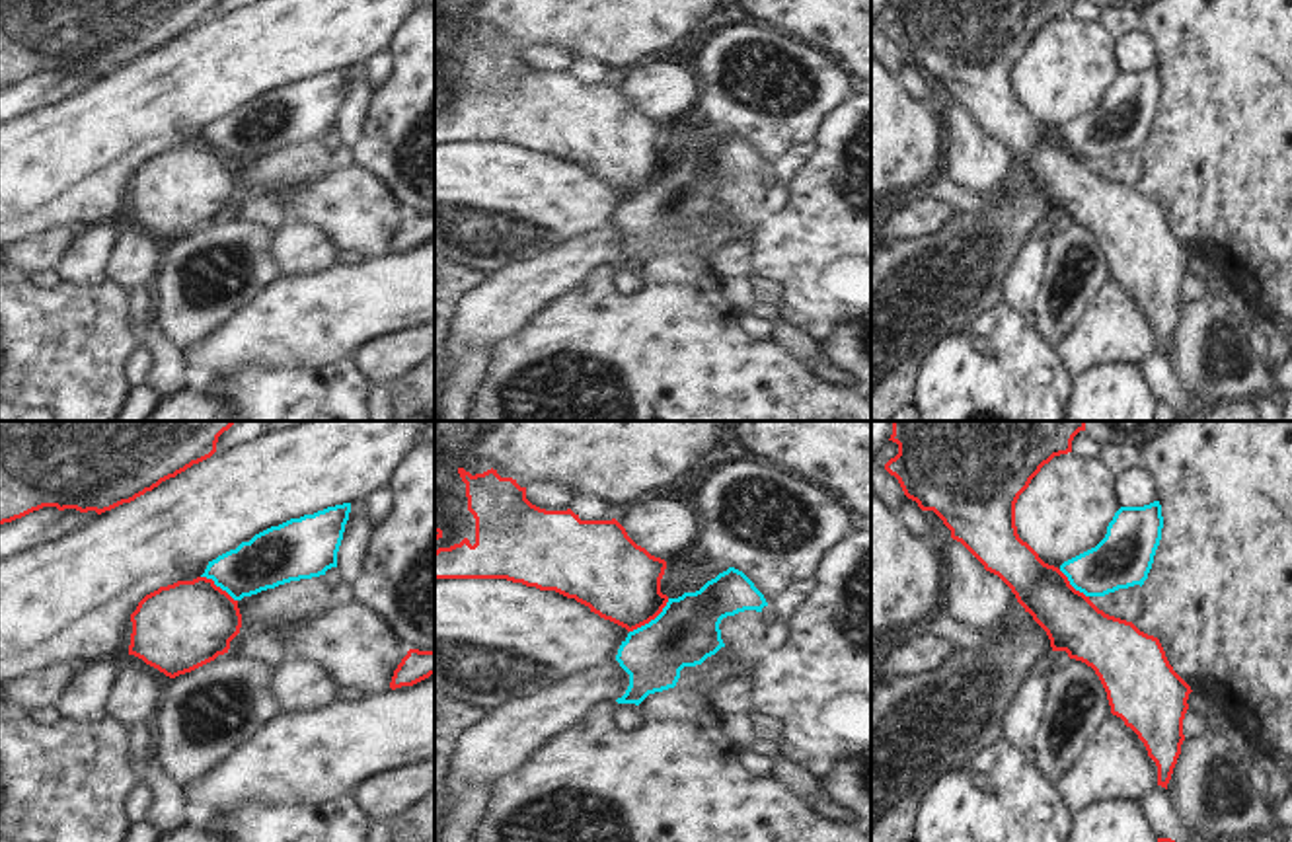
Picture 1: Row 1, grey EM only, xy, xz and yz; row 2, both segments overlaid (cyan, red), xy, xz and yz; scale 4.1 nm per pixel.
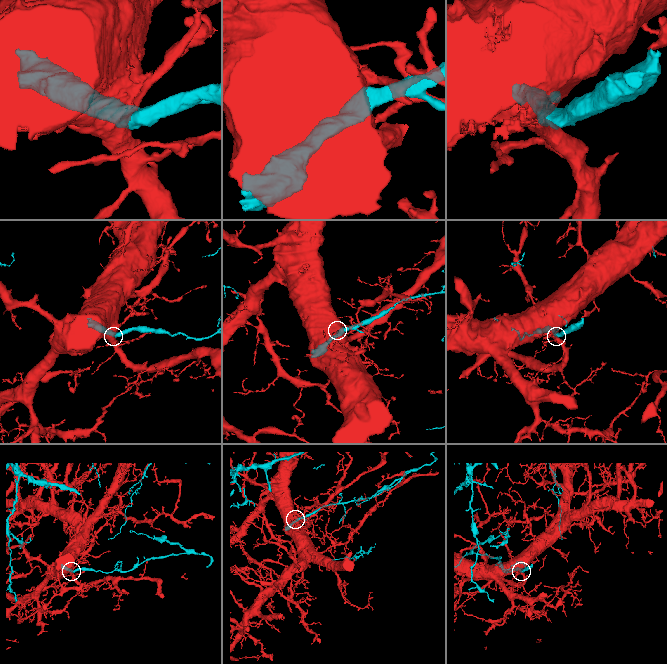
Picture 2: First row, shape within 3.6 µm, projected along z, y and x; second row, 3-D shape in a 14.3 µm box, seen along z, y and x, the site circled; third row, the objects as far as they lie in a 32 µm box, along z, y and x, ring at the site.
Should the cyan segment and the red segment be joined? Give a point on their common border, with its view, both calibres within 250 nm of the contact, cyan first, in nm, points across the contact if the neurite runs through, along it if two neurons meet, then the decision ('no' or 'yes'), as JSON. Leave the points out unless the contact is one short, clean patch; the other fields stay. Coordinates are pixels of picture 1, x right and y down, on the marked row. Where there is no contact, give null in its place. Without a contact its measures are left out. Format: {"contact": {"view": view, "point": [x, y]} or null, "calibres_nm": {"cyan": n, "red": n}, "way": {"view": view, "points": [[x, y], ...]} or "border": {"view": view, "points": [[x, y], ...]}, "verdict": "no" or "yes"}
{"contact": {"view": "xz", "point": [651, 620]}, "calibres_nm": {"cyan": 280, "red": 340}, "border": {"view": "xz", "points": [[669, 599], [653, 618], [630, 632]]}, "verdict": "no"}

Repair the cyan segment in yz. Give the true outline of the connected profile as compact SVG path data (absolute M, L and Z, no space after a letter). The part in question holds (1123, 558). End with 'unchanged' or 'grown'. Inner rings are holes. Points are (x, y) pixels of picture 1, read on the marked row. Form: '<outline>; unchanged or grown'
M1159 501L1121 507L1105 538L1091 550L1064 561L1060 571L1085 596L1105 596L1119 589L1144 585L1161 540Z; unchanged

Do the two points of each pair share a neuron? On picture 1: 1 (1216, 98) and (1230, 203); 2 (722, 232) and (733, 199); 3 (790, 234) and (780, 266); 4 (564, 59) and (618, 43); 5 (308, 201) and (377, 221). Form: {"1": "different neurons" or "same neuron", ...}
{"1": "same neuron", "2": "different neurons", "3": "same neuron", "4": "different neurons", "5": "same neuron"}

